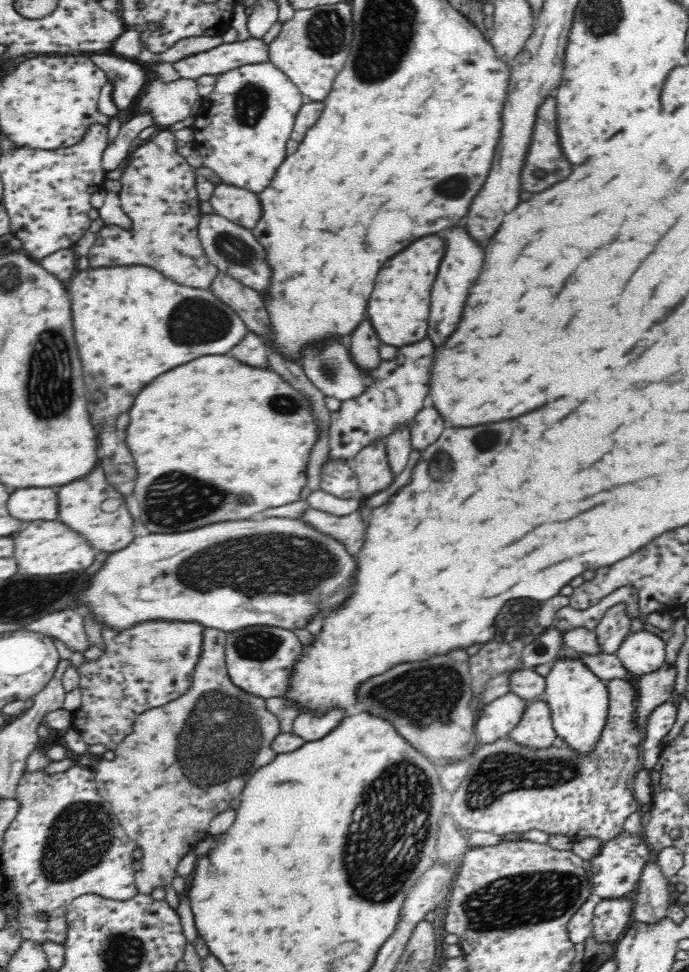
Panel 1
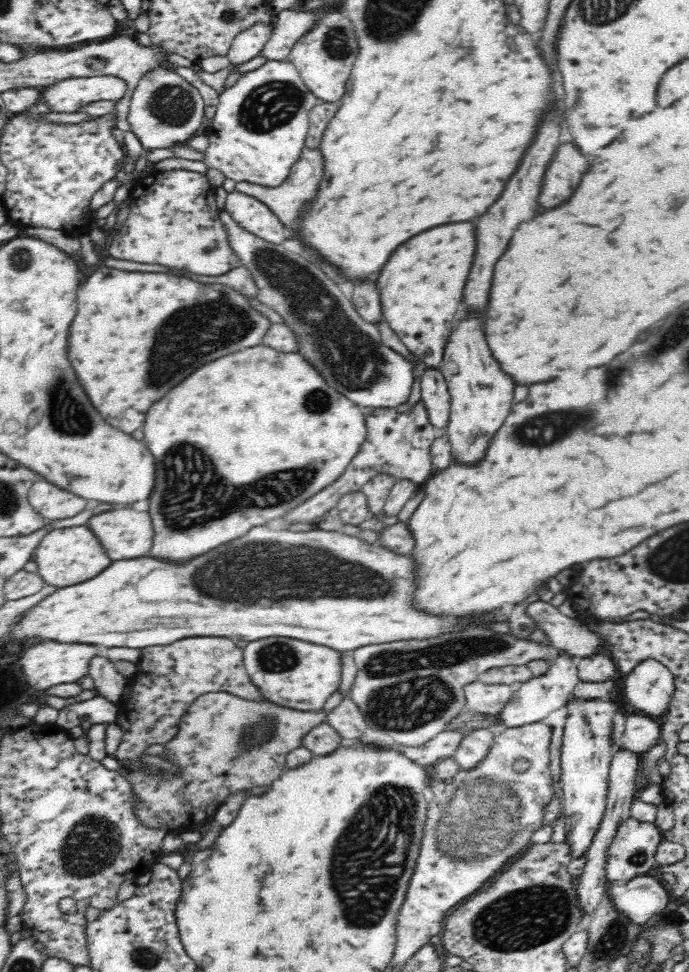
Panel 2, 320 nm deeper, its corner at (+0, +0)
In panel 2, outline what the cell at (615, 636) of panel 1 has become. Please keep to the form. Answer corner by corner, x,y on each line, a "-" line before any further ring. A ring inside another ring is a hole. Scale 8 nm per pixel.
600,653
585,659
577,659
579,681
588,683
601,683
614,681
620,677
613,659

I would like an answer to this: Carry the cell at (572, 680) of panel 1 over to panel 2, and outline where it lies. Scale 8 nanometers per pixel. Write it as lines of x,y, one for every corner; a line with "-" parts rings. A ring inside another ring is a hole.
572,697
567,704
568,715
564,726
564,736
561,748
561,787
564,791
563,796
563,815
566,817
566,839
571,850
572,859
580,859
585,856
590,848
591,842
602,824
604,814
607,810
609,768
613,759
612,748
612,718
618,712
616,702
599,699
578,699

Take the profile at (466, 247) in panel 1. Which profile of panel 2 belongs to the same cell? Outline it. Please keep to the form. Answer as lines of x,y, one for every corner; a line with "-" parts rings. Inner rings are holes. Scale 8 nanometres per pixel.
464,314
460,322
457,318
451,335
444,351
444,366
440,368
442,375
446,377
451,396
451,413
445,433
452,445
451,463
473,467
486,456
492,437
510,414
516,382
492,358
492,352
484,338
482,320
476,320
474,314

